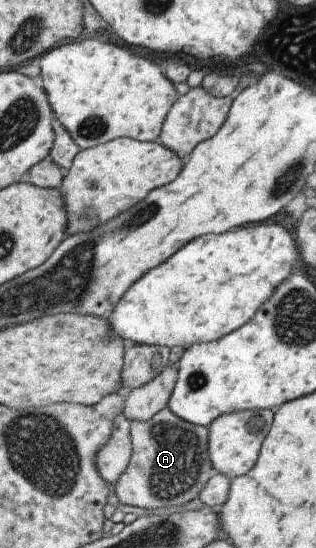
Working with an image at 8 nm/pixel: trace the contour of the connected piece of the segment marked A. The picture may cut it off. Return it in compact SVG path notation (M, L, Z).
M165 407L150 421L130 421L129 466L112 485L122 505L142 509L182 506L198 498L206 482L218 472L212 469L207 450L208 427L194 425L176 417Z

